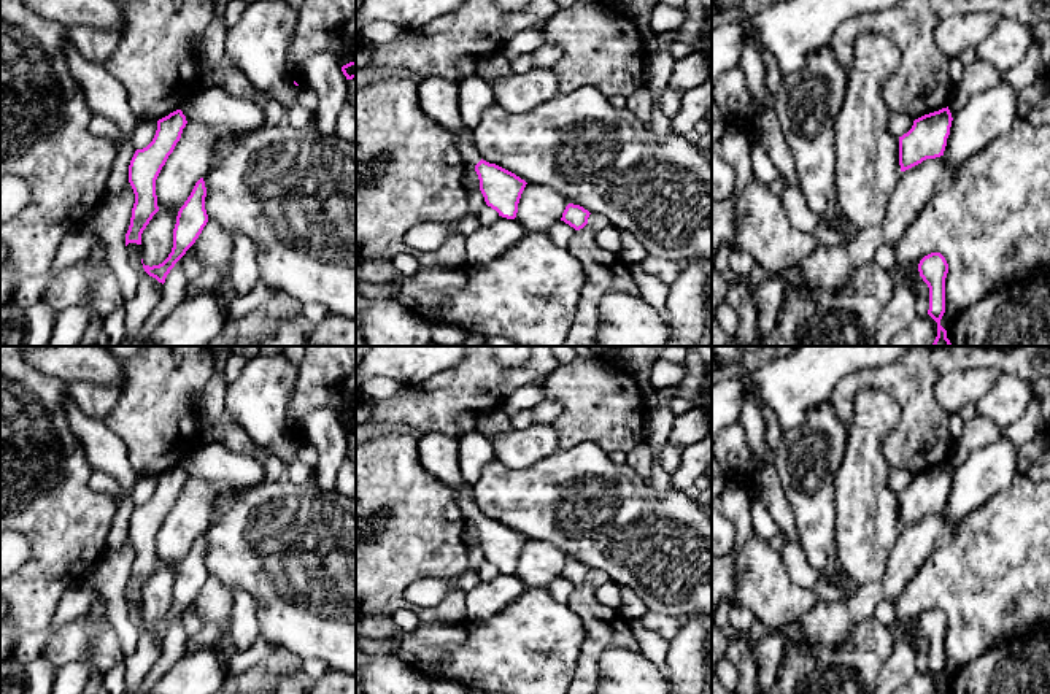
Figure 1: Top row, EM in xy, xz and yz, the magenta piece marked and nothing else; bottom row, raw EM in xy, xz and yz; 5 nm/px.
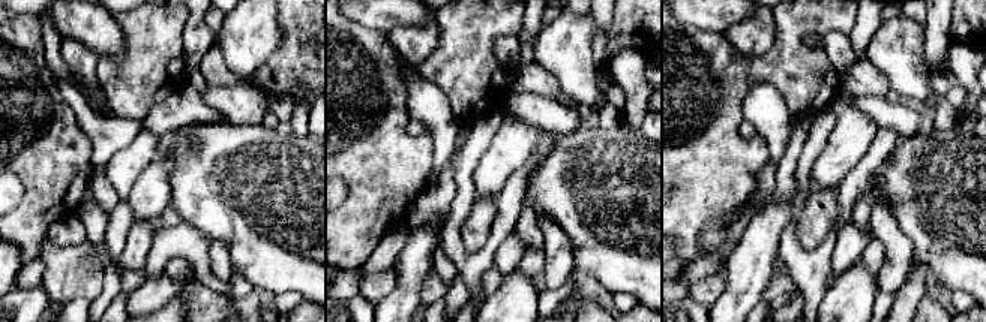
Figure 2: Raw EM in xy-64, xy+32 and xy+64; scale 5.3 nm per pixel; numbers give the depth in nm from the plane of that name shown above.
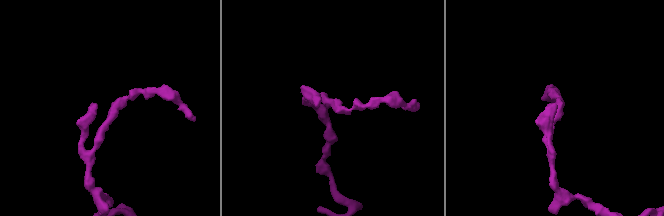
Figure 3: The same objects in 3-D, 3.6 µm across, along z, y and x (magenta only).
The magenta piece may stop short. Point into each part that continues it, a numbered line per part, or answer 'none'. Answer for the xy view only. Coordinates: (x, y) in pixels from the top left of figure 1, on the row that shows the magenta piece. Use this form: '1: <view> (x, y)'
none

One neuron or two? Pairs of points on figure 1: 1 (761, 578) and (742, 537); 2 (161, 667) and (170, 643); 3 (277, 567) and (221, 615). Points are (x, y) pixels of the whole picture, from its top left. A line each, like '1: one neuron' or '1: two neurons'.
1: two neurons
2: one neuron
3: two neurons

